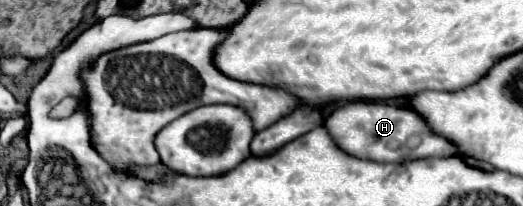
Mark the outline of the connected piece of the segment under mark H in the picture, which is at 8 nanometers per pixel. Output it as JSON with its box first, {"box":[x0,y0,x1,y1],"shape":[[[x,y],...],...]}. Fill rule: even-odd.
{"box":[324,103,456,163],"shape":[[[346,103],[336,105],[324,119],[324,127],[332,141],[348,155],[368,159],[376,163],[404,163],[424,157],[450,157],[456,149],[442,137],[430,133],[424,121],[410,109],[386,105],[386,103]]]}

